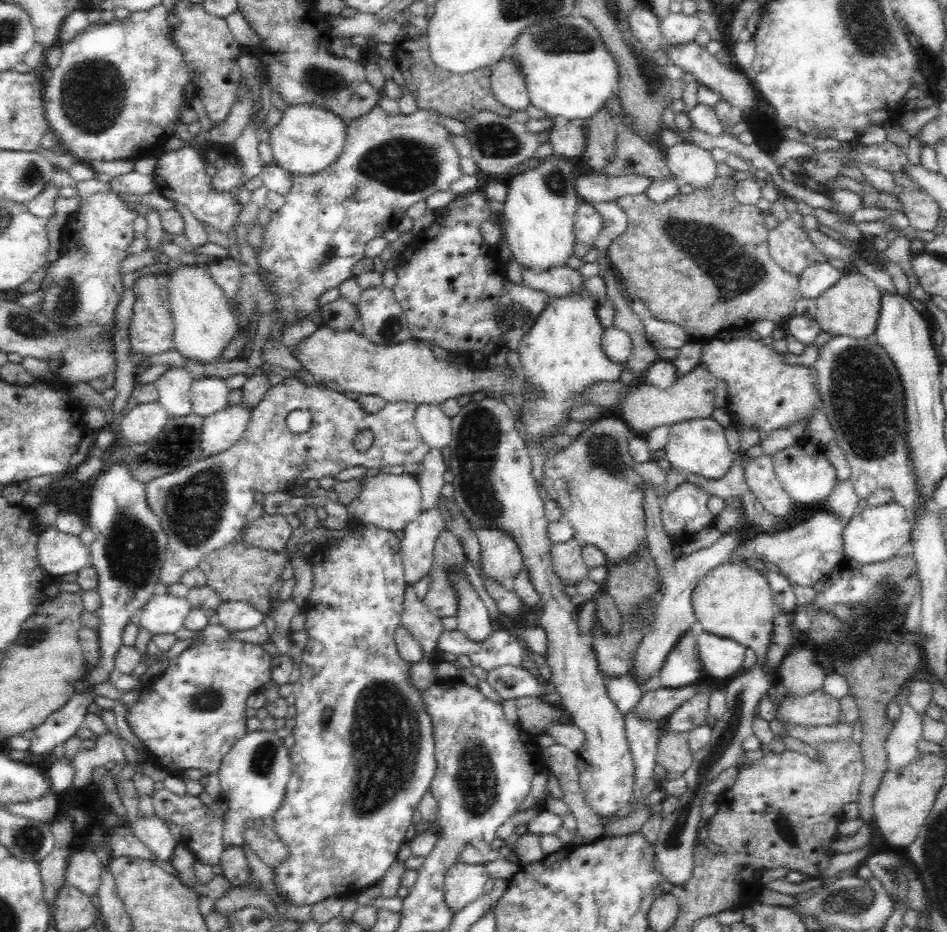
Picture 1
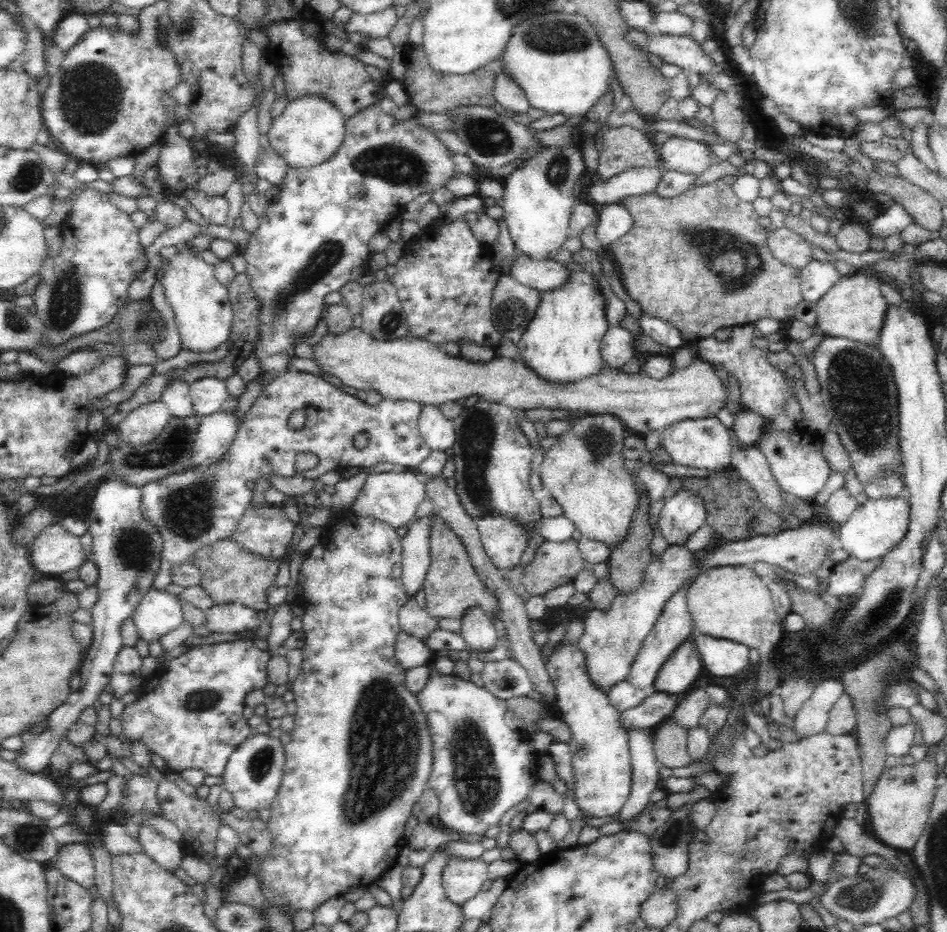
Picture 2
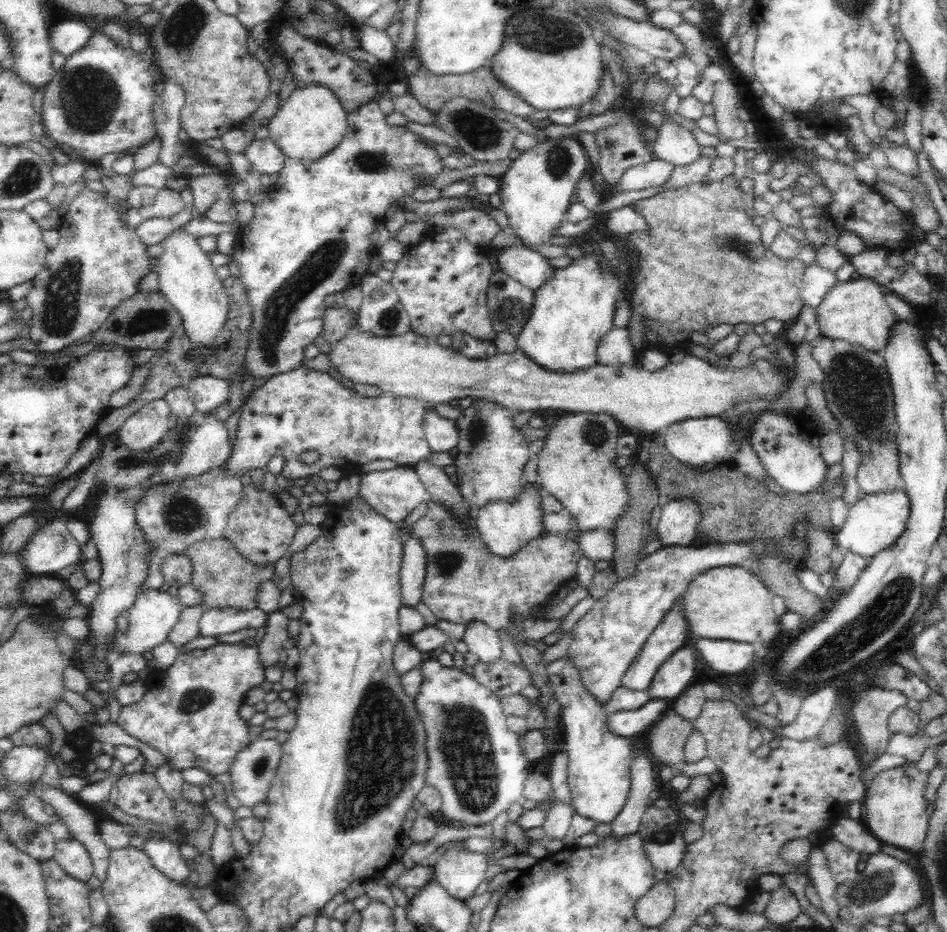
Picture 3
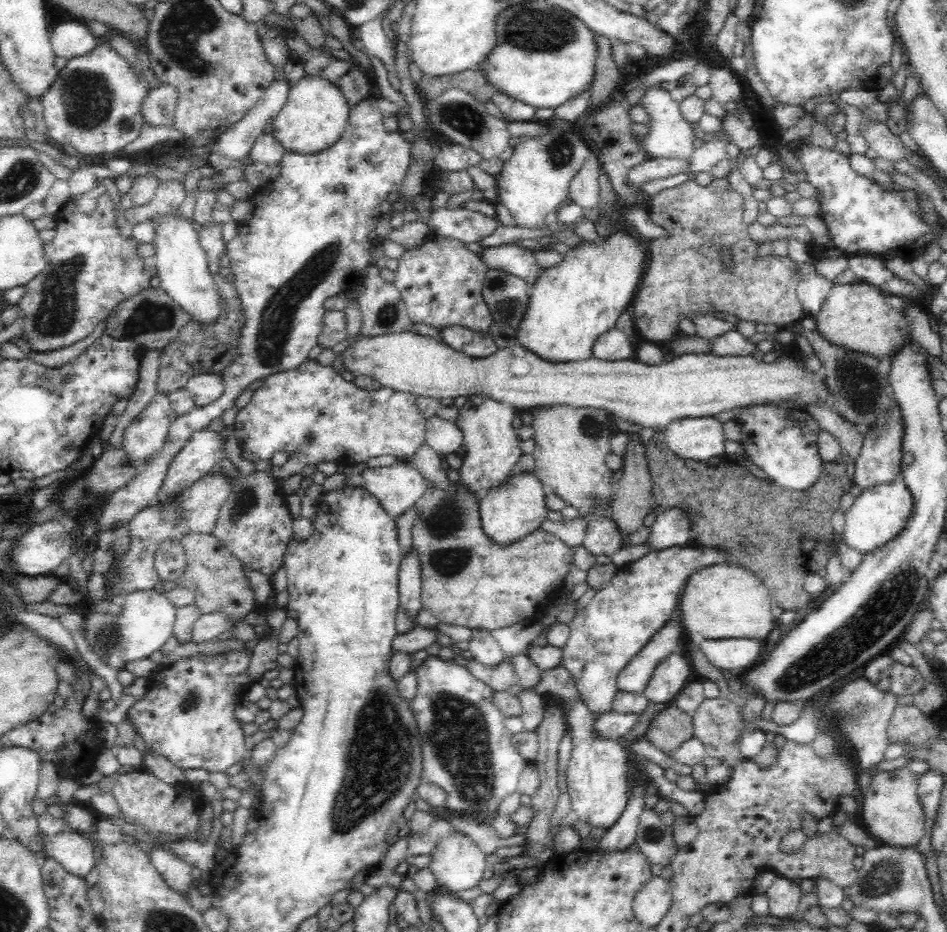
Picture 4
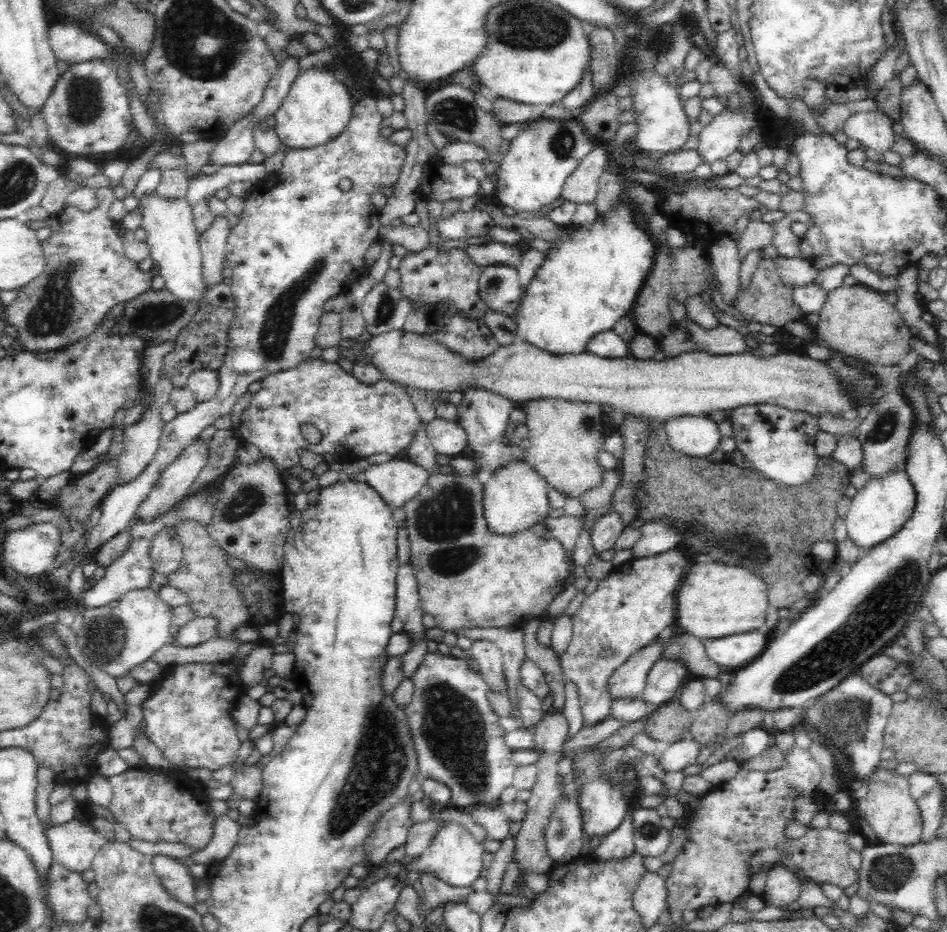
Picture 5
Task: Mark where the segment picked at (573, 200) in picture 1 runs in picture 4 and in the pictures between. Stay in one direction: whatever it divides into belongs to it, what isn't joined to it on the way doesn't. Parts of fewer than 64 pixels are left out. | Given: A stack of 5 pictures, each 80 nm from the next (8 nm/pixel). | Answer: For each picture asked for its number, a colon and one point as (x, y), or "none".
2: (538, 198)
3: (536, 190)
4: (534, 182)

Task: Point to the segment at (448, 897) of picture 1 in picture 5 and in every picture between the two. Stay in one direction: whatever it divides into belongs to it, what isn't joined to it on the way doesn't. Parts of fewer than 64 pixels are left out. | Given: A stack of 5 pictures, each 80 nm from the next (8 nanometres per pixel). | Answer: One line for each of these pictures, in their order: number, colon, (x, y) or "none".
2: (462, 879)
3: (460, 872)
4: (457, 863)
5: (454, 856)

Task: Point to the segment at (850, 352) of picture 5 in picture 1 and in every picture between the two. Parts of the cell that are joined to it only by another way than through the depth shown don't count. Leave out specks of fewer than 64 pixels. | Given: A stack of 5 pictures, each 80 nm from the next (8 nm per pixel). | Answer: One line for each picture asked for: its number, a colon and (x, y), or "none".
1: (851, 307)
2: (854, 308)
3: (855, 311)
4: (855, 315)

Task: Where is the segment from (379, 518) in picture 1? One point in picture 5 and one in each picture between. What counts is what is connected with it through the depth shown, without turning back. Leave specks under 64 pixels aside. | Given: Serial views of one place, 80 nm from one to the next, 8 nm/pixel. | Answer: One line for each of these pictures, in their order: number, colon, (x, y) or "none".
2: (392, 497)
3: (394, 494)
4: (397, 488)
5: (397, 482)

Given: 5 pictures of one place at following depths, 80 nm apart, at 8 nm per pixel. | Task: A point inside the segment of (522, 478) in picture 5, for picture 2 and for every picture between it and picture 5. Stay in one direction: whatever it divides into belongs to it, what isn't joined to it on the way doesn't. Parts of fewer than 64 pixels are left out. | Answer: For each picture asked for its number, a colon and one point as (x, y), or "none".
2: (504, 541)
3: (505, 529)
4: (517, 508)

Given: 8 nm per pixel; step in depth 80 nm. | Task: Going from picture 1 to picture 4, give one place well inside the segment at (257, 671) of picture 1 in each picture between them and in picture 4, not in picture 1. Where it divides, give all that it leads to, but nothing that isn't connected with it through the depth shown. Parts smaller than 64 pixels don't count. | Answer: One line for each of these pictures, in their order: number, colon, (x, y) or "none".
2: (191, 714)
3: (190, 713)
4: (188, 715)

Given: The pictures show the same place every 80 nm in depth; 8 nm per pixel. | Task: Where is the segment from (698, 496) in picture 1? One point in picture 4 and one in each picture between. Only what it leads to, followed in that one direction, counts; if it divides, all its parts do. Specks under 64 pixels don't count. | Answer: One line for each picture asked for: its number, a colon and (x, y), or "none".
2: (684, 513)
3: (679, 522)
4: (672, 528)

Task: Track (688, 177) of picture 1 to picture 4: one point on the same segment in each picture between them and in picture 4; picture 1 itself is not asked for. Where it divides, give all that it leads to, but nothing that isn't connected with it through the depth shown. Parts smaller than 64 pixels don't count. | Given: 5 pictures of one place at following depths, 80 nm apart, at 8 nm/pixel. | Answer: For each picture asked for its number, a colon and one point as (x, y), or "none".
2: (686, 156)
3: (674, 144)
4: (669, 135)

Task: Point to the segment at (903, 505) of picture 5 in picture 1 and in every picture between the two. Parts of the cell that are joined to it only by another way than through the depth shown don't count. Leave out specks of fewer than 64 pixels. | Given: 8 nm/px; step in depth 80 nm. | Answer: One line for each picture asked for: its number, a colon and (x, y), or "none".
1: (874, 535)
2: (876, 527)
3: (874, 523)
4: (879, 514)

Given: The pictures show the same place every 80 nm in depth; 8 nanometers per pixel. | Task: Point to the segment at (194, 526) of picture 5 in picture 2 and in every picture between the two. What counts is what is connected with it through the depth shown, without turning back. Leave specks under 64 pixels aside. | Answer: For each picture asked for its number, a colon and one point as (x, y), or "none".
2: (230, 573)
3: (224, 577)
4: (218, 579)

